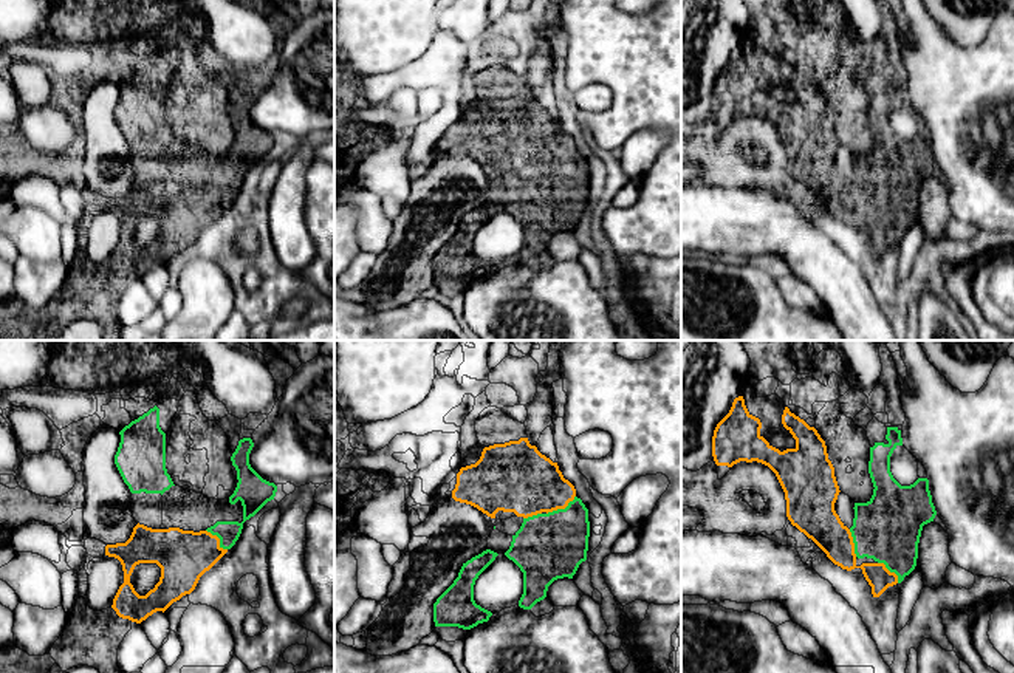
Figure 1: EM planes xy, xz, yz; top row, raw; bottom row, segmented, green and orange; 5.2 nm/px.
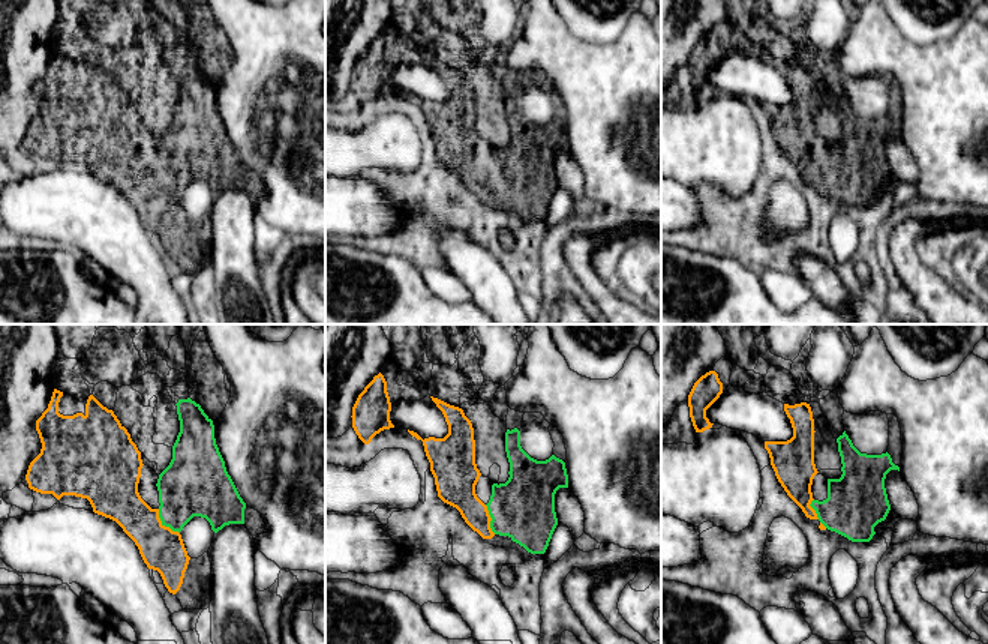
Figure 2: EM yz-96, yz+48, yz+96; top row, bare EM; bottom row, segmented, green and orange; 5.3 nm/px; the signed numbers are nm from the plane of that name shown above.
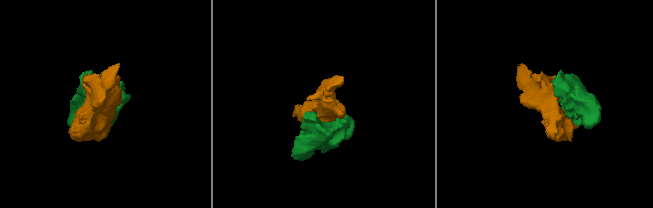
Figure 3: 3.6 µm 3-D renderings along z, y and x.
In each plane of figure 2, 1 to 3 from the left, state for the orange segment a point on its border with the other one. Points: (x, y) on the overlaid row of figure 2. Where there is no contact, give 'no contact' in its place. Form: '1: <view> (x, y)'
1: yz-96 (164, 524)
2: yz+48 (492, 520)
3: yz+96 (813, 508)

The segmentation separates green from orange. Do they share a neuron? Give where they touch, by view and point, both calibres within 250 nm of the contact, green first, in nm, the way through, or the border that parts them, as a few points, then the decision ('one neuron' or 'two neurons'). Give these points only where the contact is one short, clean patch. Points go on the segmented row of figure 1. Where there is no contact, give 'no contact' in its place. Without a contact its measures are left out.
xz (561, 509) | 340/340 nm | one neuron

